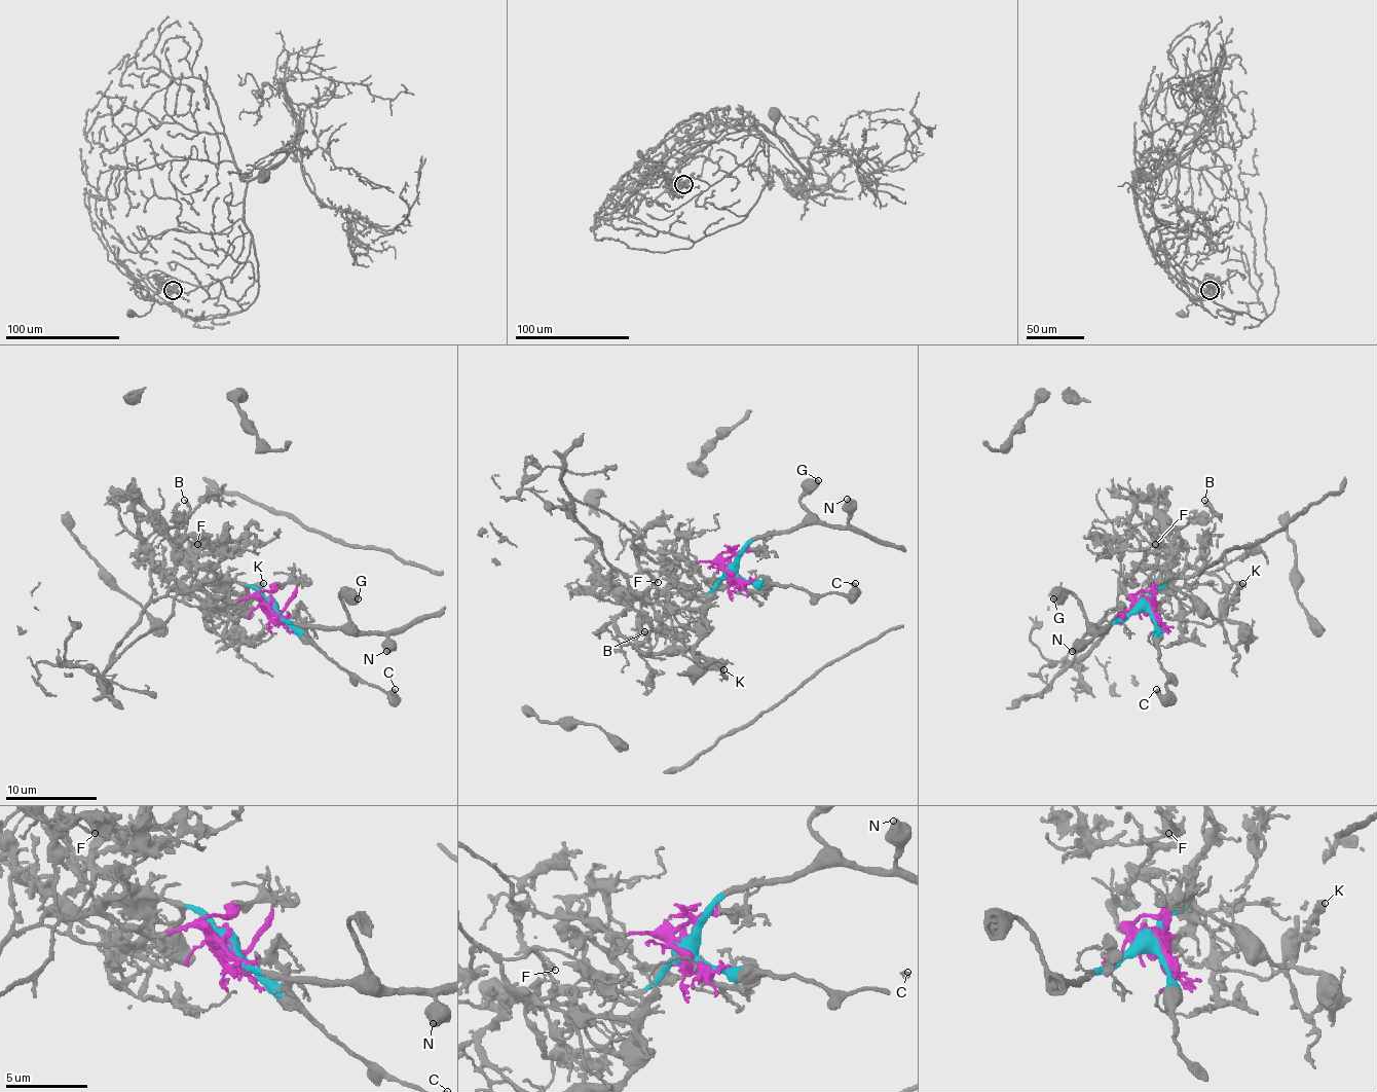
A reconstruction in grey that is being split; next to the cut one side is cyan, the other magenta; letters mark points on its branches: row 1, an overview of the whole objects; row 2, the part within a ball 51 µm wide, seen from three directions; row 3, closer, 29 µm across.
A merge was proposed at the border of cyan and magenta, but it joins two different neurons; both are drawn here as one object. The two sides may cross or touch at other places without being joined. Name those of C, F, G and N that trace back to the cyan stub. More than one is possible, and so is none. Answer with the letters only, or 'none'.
C, G, N

